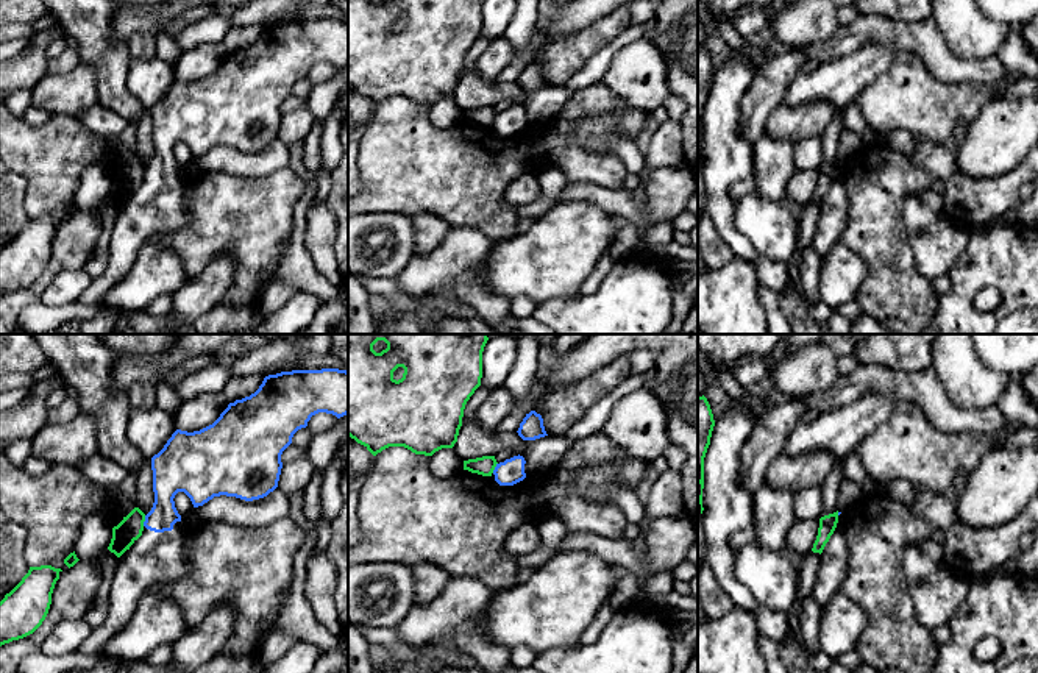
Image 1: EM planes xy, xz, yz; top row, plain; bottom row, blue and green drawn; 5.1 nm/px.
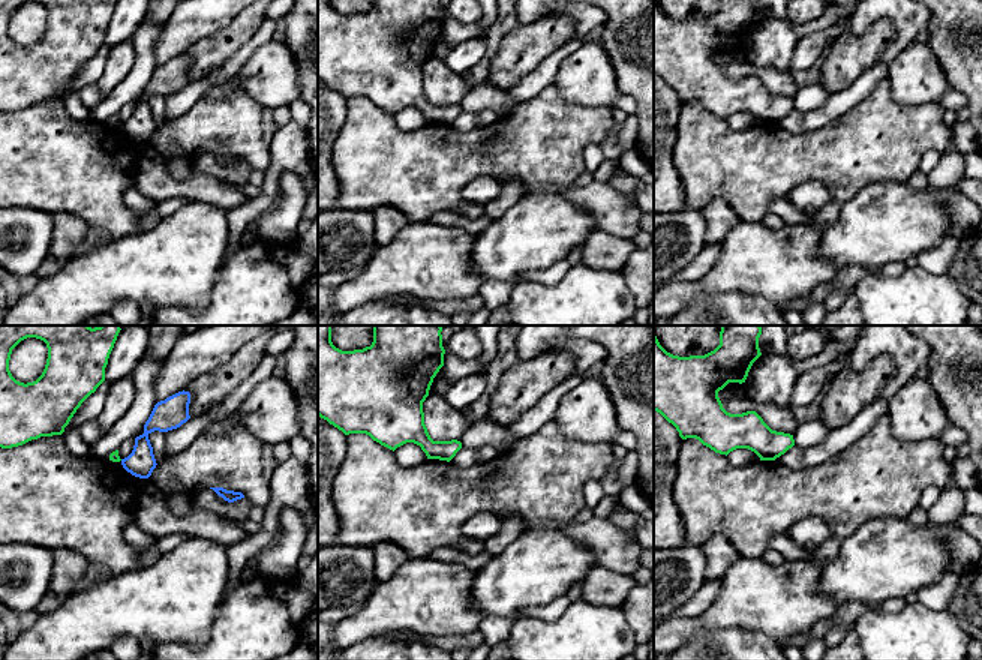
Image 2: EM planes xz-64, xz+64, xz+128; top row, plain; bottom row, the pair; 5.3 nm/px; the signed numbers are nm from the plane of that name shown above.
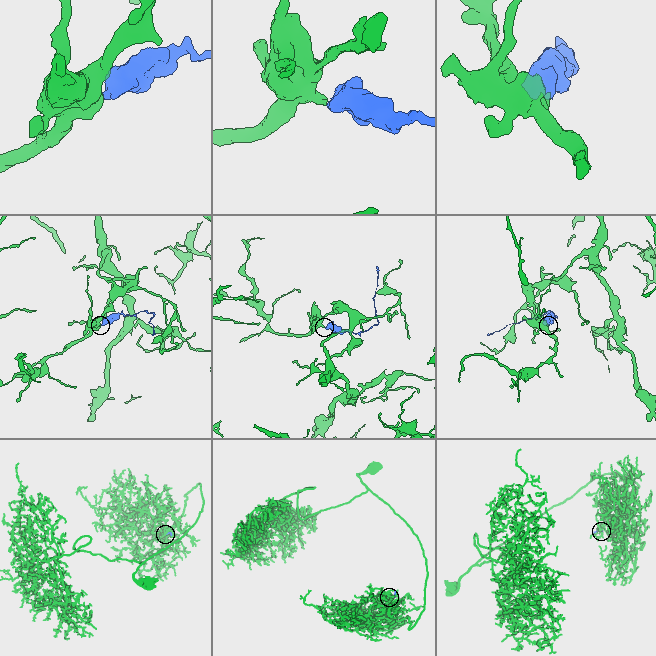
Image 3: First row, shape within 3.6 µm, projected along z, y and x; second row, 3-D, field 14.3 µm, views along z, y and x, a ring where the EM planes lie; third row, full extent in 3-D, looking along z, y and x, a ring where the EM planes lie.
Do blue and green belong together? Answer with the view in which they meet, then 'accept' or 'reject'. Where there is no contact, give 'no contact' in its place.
xy | reject

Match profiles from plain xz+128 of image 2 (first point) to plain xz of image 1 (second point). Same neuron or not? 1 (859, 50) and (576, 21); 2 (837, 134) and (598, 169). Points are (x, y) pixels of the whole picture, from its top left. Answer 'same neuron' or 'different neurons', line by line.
1: different neurons
2: same neuron

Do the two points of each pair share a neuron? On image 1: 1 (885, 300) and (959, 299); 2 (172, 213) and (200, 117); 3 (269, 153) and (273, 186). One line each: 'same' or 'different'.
1: different
2: same
3: different

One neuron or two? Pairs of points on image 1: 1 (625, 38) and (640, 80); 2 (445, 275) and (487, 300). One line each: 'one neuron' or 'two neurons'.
1: two neurons
2: one neuron

